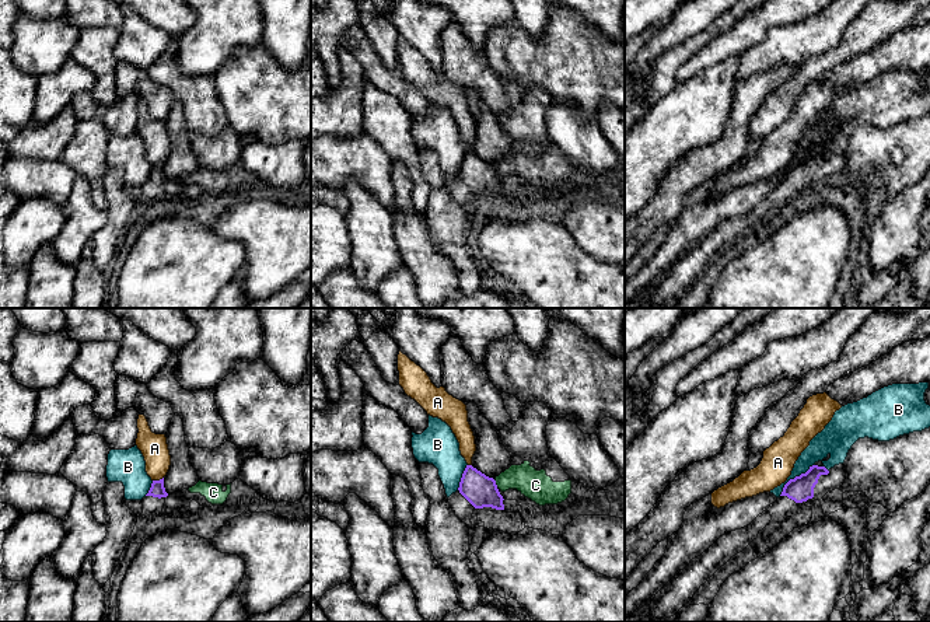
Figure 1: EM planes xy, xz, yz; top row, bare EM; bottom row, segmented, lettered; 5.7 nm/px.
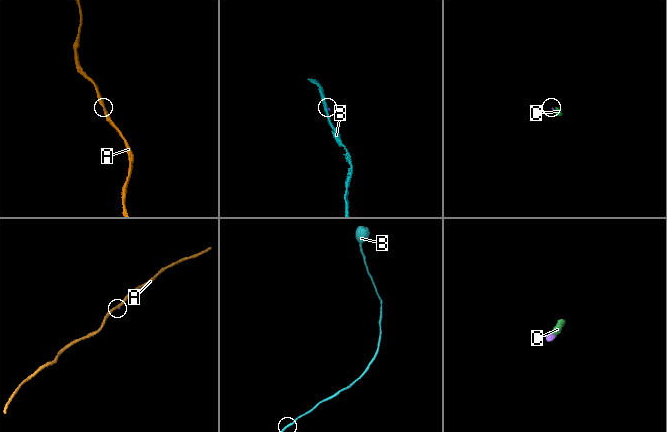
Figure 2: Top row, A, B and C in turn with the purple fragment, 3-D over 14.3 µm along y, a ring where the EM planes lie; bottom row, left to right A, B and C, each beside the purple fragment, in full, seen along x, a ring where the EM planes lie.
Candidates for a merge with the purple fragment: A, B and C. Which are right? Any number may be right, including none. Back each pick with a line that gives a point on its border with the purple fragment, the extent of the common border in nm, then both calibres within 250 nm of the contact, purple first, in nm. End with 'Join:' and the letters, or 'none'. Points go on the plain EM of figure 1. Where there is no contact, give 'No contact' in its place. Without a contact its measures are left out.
Join: none

